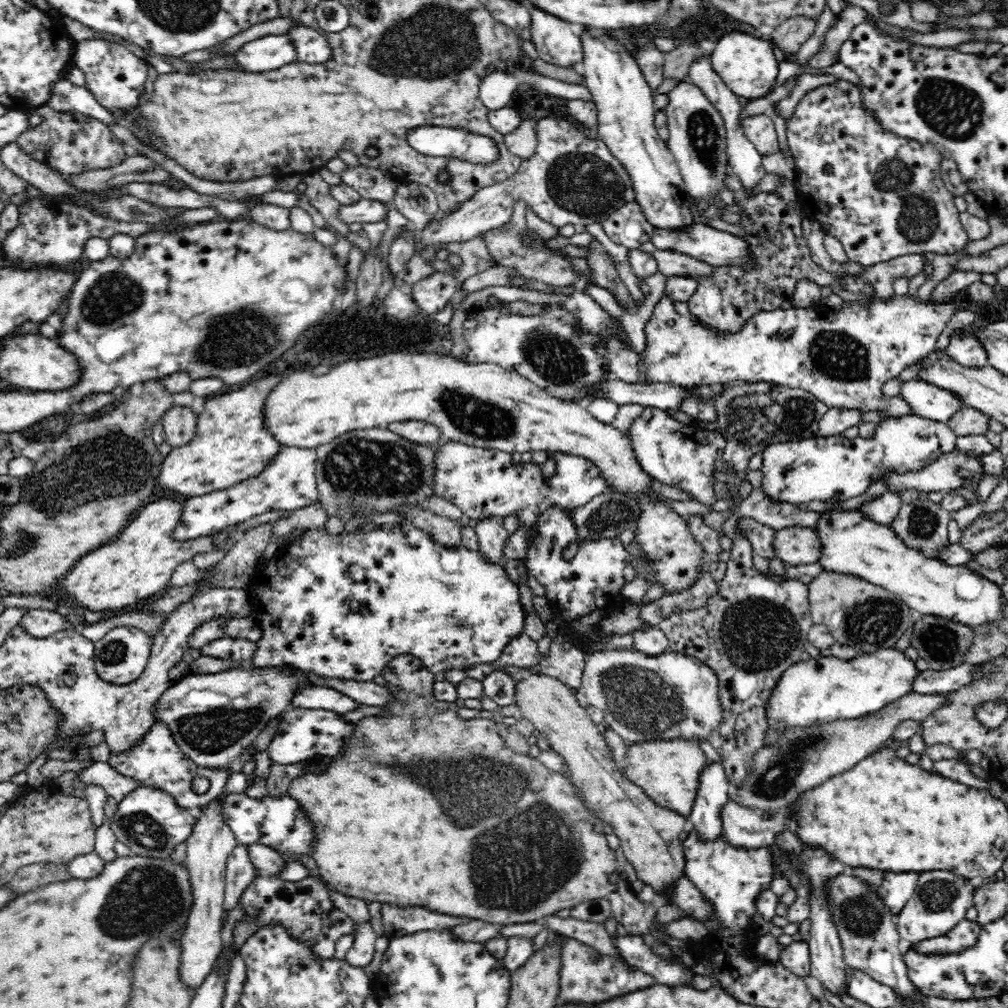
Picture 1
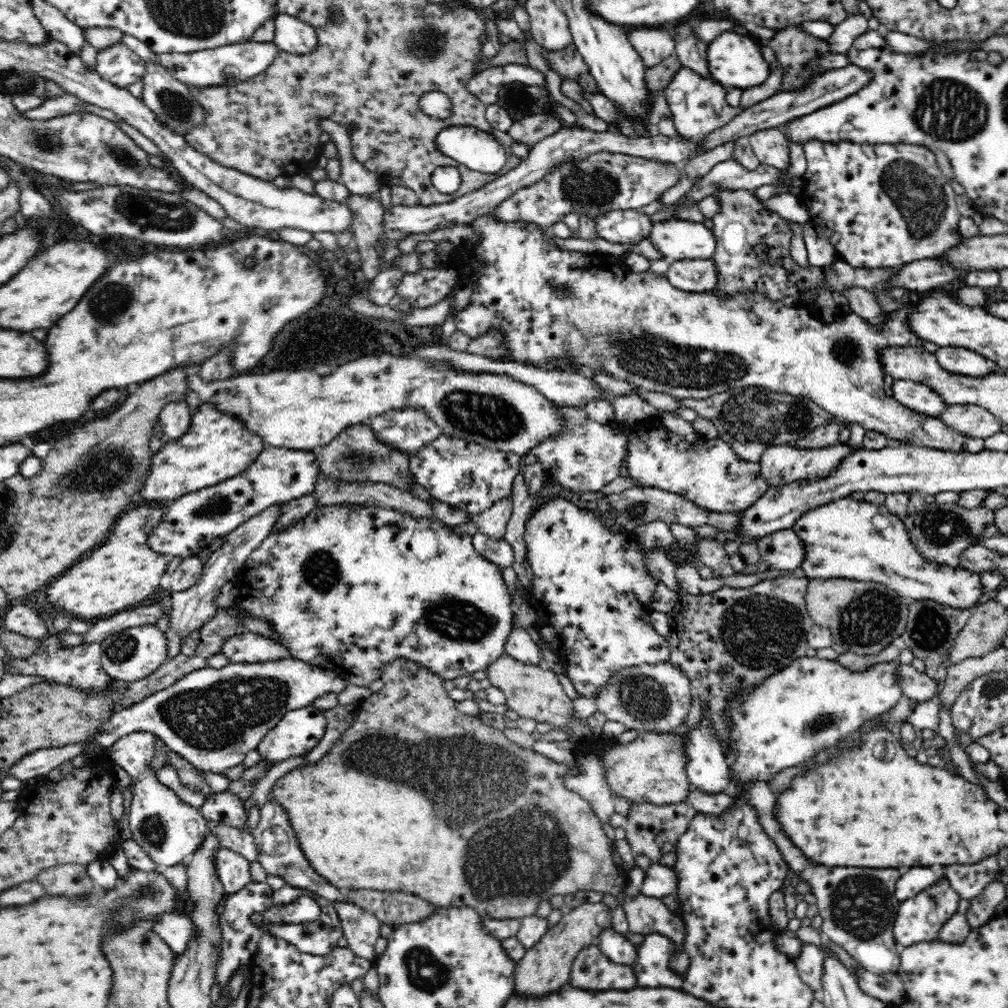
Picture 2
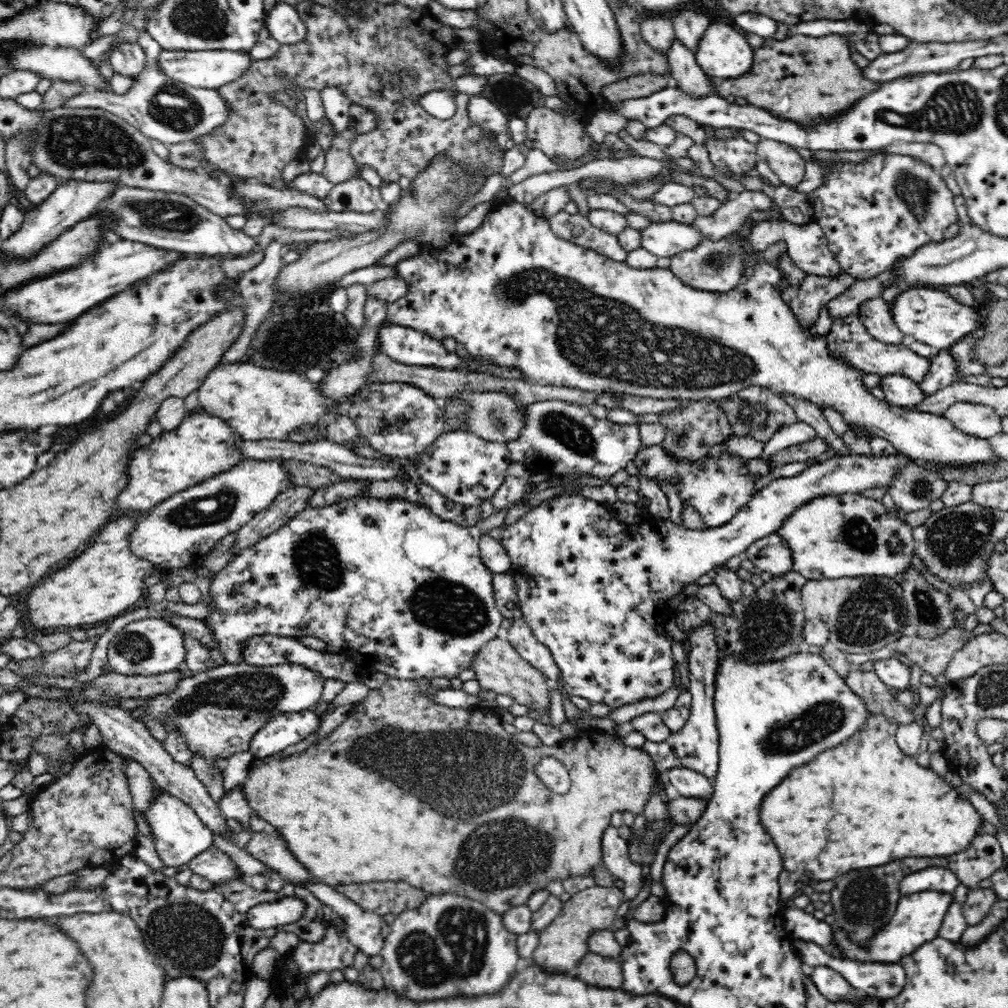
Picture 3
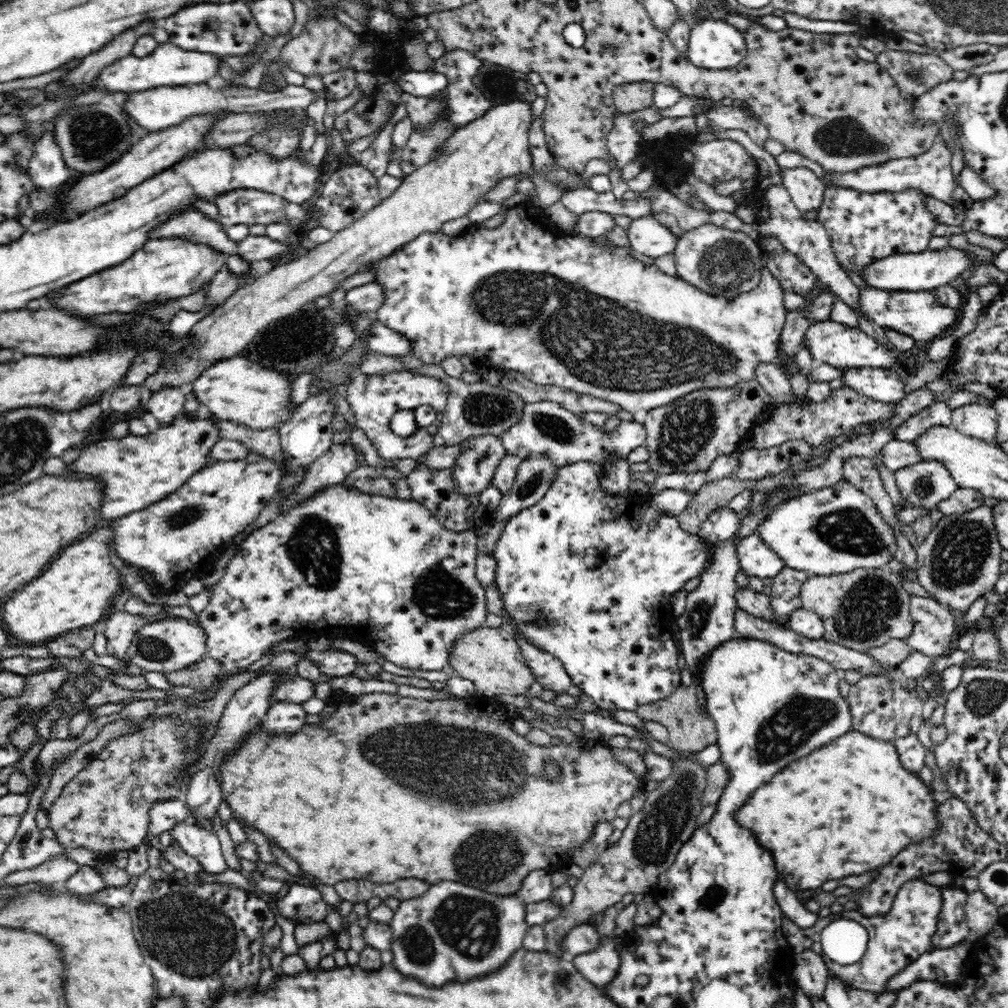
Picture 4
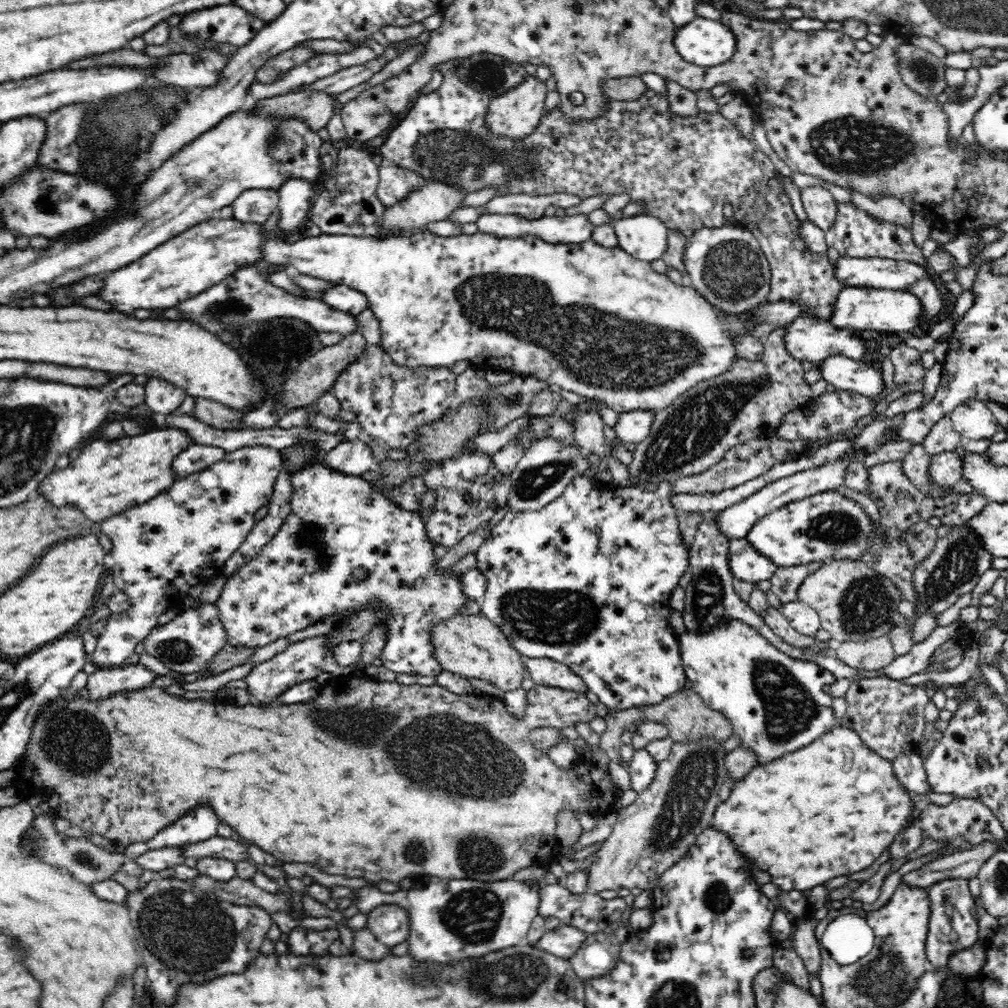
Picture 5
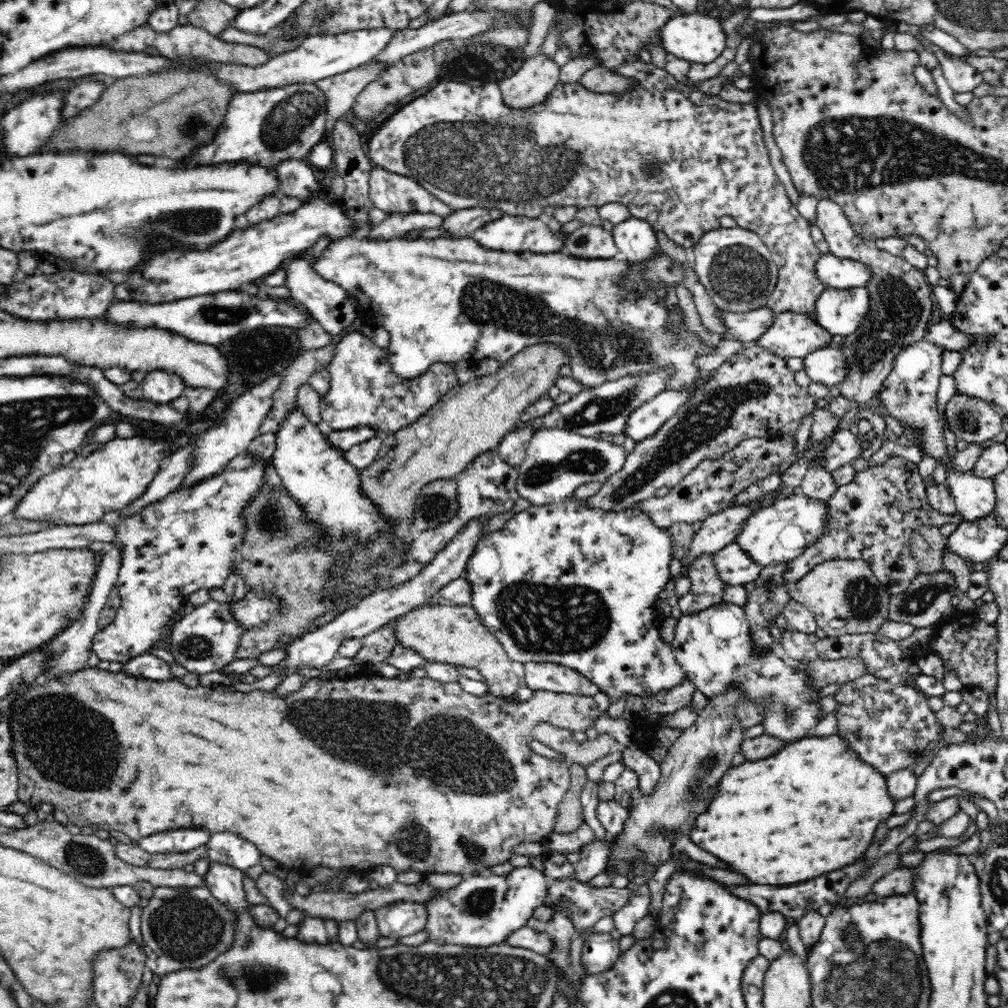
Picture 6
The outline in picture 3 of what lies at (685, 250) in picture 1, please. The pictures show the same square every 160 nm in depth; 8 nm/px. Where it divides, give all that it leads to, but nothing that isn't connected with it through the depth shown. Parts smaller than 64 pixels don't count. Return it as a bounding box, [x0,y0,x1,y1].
[641,220,704,258]

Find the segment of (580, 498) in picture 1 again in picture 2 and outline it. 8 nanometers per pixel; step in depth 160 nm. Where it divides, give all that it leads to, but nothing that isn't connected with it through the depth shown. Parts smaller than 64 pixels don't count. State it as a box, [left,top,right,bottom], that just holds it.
[409,406,629,516]

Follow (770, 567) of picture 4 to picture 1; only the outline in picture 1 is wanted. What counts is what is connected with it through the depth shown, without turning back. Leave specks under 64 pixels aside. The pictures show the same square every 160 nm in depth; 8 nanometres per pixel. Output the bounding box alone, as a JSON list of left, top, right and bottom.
[774,527,821,564]

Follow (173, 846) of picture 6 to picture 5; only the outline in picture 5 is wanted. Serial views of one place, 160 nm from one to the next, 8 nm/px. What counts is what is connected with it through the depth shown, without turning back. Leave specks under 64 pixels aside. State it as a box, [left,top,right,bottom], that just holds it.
[122,804,221,860]

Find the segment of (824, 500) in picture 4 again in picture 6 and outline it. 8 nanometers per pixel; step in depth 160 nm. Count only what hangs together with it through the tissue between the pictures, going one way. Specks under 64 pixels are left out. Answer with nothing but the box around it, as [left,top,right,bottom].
[735,491,829,567]

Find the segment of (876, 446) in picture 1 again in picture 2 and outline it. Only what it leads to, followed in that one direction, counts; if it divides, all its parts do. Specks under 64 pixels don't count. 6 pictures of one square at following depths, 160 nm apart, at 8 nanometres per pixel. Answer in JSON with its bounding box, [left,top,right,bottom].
[759,442,856,487]

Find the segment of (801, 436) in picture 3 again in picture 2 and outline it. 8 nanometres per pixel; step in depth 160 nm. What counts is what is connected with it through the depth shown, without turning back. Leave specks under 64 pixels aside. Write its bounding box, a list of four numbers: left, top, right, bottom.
[625,417,769,512]

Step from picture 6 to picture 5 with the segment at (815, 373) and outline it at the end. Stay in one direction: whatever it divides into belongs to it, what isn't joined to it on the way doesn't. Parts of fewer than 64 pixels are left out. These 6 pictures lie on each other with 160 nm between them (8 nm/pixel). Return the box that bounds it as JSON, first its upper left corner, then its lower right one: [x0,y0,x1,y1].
[822,357,886,398]

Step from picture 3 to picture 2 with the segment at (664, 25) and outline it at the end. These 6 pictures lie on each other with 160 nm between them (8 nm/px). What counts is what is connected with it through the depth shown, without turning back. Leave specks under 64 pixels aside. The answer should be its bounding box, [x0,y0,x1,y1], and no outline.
[626,27,676,68]

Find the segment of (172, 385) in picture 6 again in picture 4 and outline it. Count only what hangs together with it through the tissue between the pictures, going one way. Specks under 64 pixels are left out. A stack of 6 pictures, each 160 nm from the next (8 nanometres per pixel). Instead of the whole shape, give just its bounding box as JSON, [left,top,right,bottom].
[146,387,187,426]

